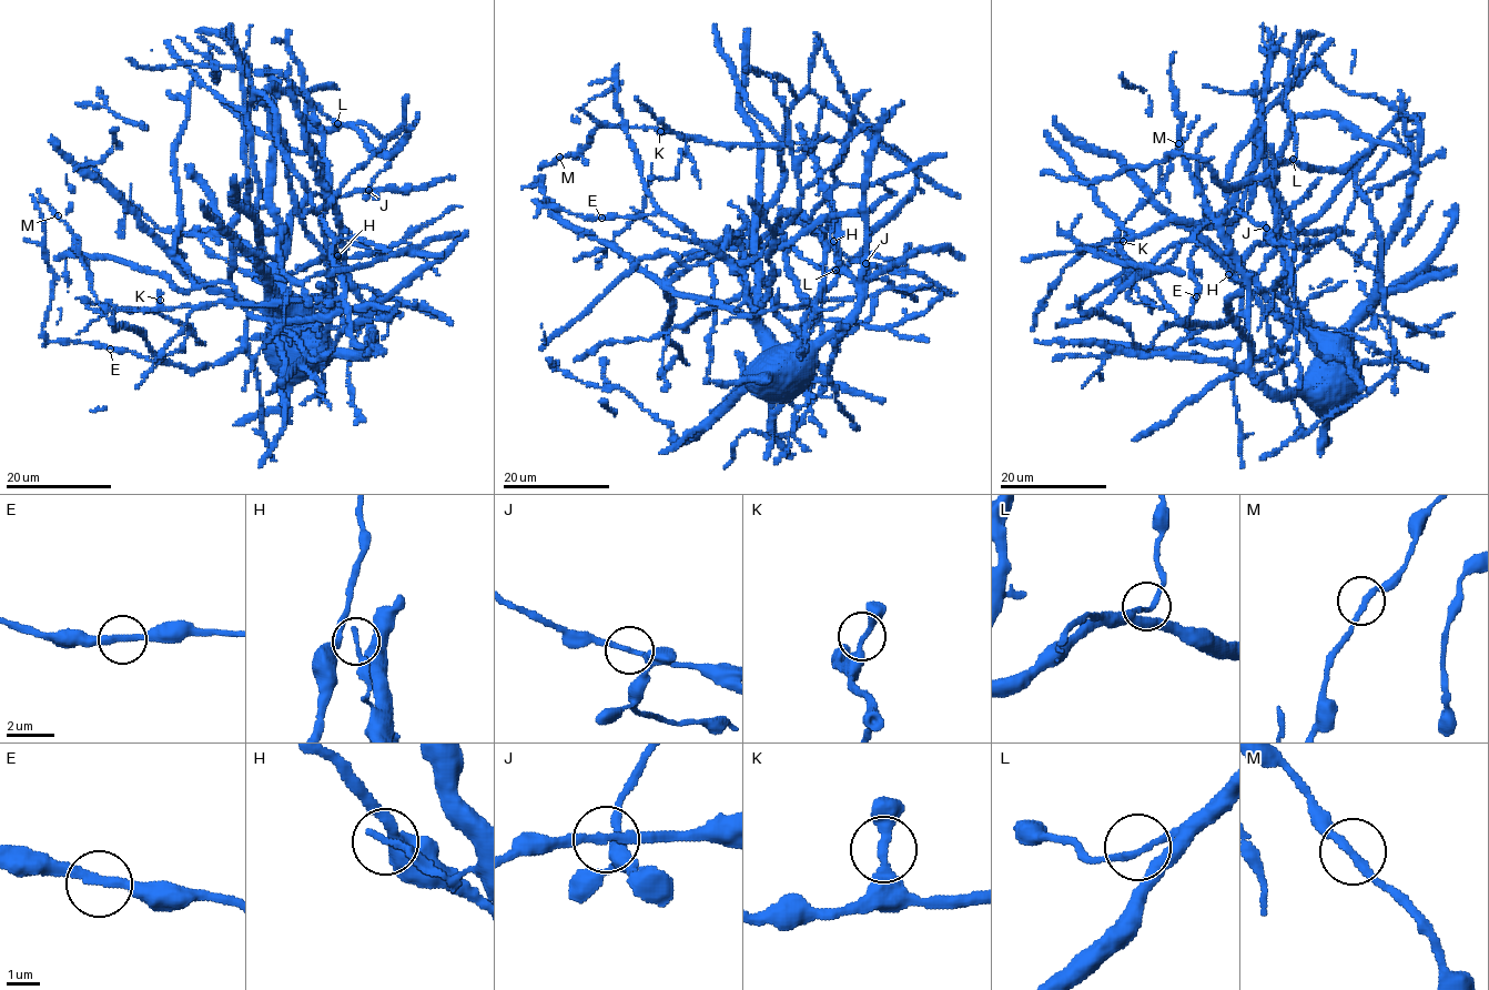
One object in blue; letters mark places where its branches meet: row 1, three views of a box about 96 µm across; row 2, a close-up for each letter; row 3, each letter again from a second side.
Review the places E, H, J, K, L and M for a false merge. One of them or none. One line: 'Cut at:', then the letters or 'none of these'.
Cut at: none of these

